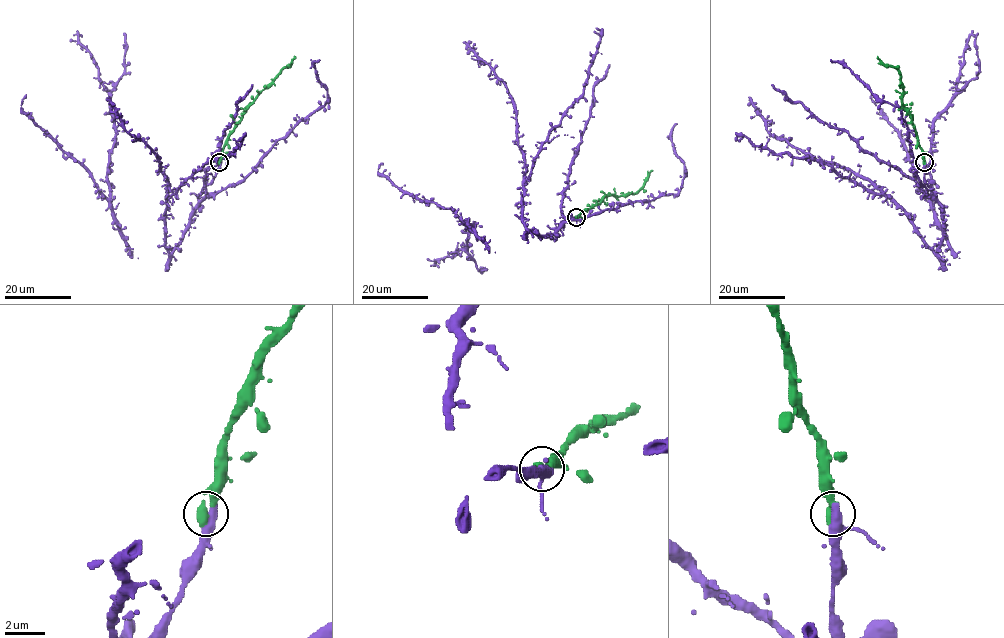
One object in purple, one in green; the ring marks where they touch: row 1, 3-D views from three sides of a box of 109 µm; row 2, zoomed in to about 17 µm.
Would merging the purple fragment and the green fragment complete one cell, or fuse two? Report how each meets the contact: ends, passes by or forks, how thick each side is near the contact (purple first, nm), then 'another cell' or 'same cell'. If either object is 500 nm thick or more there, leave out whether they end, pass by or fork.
calibres 360 and 500 nm; same cell

